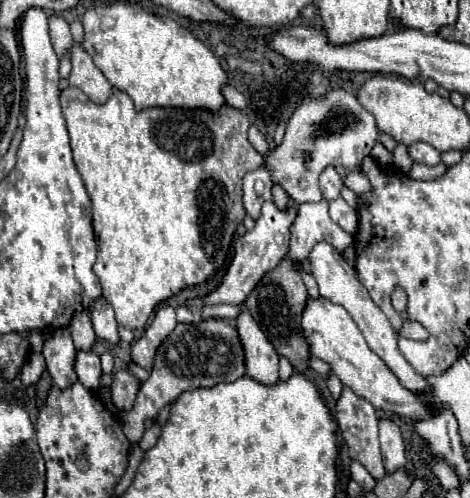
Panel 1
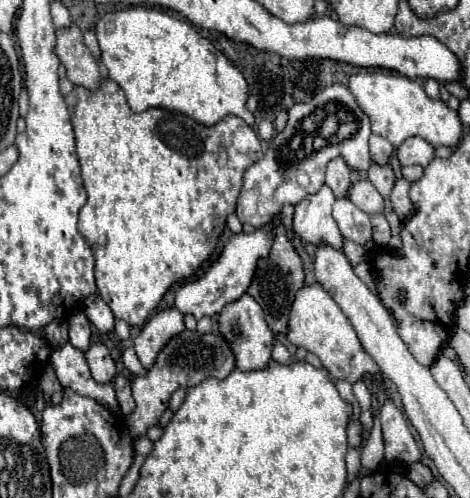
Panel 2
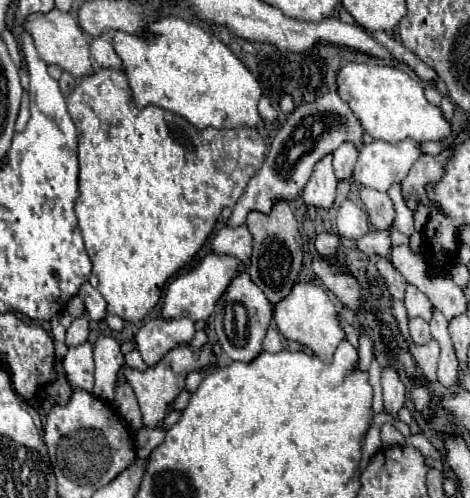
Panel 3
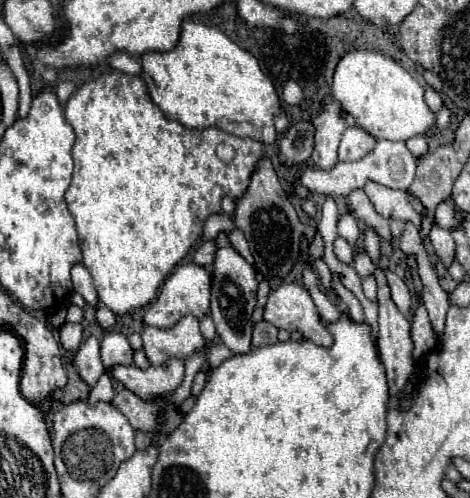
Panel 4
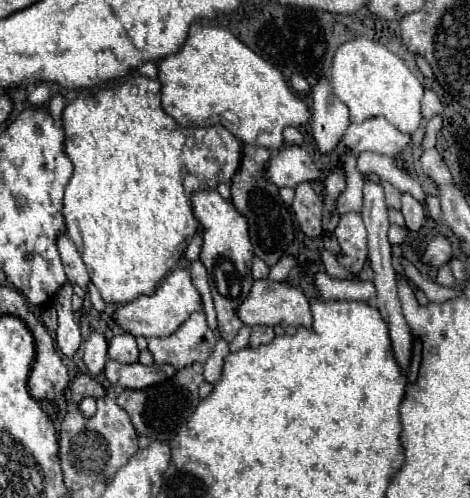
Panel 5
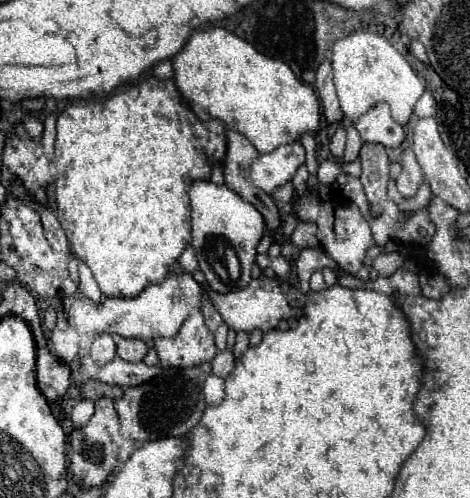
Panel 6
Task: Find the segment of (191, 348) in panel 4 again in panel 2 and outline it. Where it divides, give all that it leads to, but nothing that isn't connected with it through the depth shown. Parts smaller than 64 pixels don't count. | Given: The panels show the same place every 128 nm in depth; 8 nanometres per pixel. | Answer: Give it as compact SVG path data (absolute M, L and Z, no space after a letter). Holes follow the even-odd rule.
M166 308L160 310L158 314L154 314L146 326L142 328L142 332L138 334L136 342L134 342L134 350L138 360L142 362L142 366L146 370L152 368L160 348L176 334L184 330L184 322L182 322L182 312L178 308Z

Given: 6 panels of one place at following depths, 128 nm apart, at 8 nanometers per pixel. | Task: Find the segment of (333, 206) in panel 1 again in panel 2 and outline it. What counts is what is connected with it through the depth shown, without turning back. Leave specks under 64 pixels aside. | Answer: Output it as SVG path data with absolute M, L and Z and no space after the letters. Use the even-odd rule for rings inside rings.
M338 198L334 202L334 220L346 240L352 240L362 246L372 240L370 216L356 208L348 198Z

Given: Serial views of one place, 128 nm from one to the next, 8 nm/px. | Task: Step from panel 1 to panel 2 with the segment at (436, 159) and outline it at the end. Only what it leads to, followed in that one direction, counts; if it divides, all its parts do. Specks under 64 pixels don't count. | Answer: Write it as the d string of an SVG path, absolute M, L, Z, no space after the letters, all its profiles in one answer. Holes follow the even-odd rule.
M418 136L408 138L398 148L398 160L402 166L418 164L418 166L426 168L434 160L434 146L430 146L426 140L422 140Z

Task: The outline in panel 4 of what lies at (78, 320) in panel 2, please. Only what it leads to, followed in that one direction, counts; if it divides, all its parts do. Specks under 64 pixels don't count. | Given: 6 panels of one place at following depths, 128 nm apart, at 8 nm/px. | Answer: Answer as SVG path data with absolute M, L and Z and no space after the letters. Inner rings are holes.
M62 324L60 328L60 342L66 352L76 352L82 342L82 326L80 324Z

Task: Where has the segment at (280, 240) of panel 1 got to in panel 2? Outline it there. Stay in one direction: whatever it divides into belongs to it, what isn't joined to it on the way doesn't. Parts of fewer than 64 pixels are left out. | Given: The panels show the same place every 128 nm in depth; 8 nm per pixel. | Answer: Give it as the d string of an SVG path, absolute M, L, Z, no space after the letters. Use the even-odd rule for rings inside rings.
M270 220L264 228L256 228L252 234L234 234L230 242L224 246L220 258L208 268L208 272L196 280L188 282L176 292L176 308L184 314L192 314L196 320L202 316L214 316L224 308L224 304L230 304L232 300L238 300L250 286L252 276L256 272L256 264L260 258L268 256L268 248L272 248L272 228L276 228L274 220Z

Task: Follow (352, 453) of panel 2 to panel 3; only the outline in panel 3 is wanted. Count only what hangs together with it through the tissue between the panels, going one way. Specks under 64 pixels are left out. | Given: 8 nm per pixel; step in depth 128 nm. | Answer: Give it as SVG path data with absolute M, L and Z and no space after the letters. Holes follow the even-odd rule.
M366 334L360 336L360 346L358 346L358 356L360 356L360 368L368 370L372 362L372 342Z

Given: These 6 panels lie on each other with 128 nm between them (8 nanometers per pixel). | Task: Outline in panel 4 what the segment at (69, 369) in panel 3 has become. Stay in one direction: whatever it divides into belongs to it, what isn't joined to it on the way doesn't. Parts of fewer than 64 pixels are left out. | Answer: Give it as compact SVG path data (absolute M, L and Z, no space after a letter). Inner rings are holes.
M90 336L80 348L78 352L74 354L74 364L78 368L78 374L80 378L92 388L96 382L98 382L98 352L100 350L100 342Z

